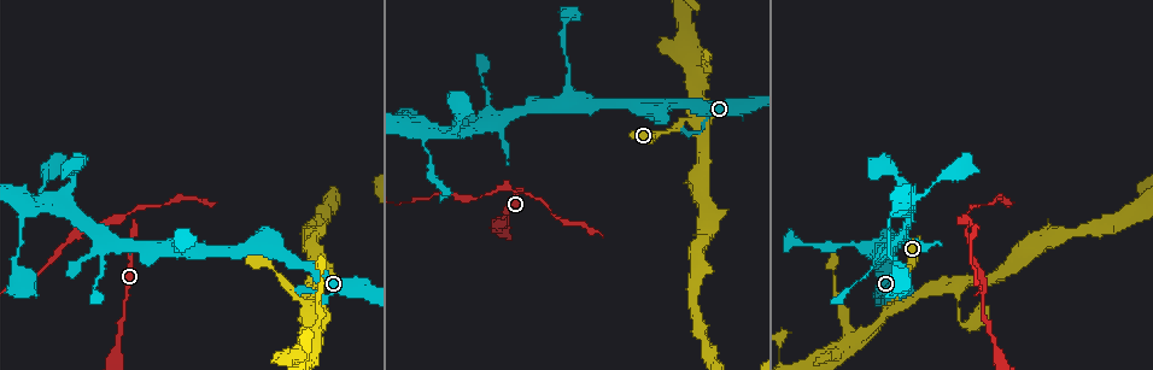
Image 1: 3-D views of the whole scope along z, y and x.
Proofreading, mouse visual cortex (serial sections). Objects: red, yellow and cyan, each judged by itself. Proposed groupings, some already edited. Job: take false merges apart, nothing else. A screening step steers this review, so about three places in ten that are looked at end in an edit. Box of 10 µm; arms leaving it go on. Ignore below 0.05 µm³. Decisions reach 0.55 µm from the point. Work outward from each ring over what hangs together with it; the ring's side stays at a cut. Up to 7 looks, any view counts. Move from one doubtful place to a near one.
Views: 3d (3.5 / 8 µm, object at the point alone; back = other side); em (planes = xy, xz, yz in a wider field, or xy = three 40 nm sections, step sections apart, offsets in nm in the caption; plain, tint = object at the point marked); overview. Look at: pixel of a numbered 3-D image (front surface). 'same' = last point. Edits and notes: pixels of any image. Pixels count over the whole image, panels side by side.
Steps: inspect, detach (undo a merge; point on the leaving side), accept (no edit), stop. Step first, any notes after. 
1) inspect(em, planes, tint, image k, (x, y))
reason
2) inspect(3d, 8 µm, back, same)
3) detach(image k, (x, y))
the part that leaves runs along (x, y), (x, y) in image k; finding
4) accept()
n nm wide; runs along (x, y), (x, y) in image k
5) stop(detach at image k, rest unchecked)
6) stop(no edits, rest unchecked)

inspect(3d, 8 µm, image 1, (517, 192))
sharp bend

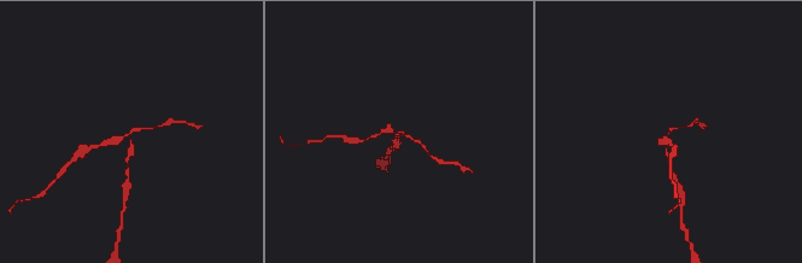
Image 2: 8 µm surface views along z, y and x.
inspect(em, planes, tint, same)

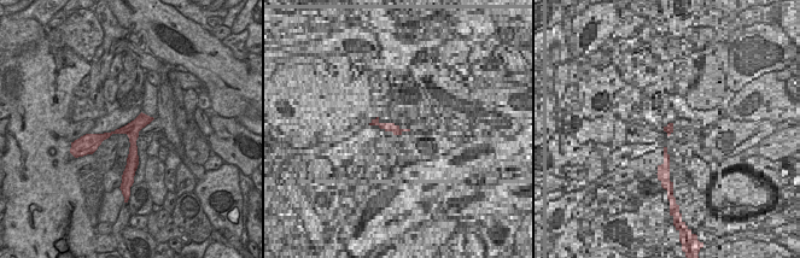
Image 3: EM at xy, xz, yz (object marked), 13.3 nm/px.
detach(image 2, (110, 141))
200 nm wide; the part that leaves runs along (128, 136), (82, 152) in image 2; a second cell is stuck on

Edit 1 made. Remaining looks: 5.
inspect(3d, 8 µm, image 1, (693, 118))
two arms in line, one across

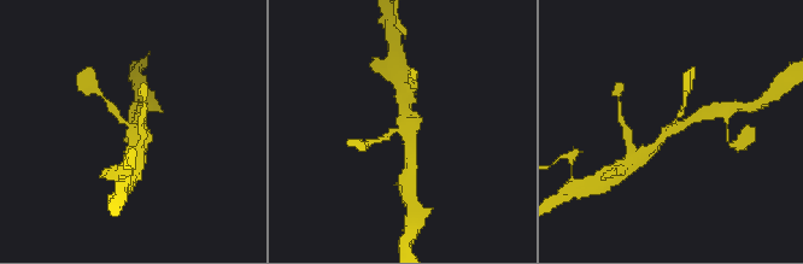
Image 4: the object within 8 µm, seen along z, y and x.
inspect(em, planes, tint, same)
now the EM

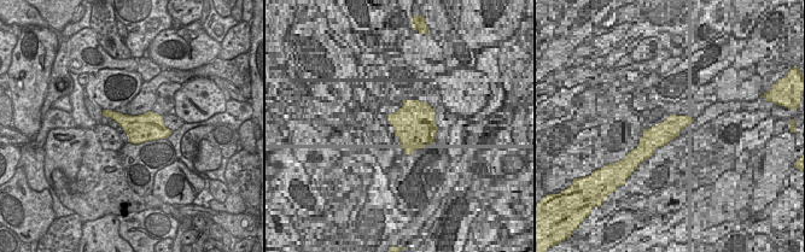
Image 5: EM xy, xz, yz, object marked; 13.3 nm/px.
accept()
runs along (379, 140), (405, 132), (411, 159) in image 4; all the same cell

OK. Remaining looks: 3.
inspect(em, xy, step 5, tint, image 1, (896, 242))

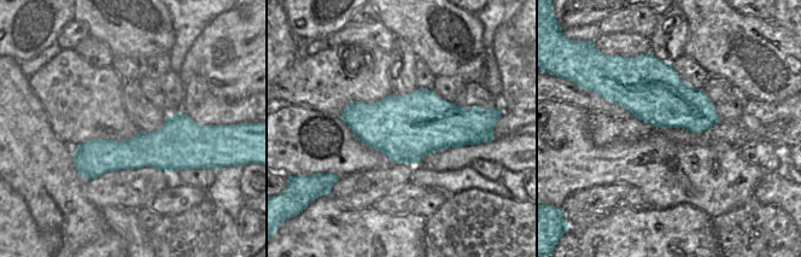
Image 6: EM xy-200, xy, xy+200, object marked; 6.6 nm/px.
inspect(3d, 3.5 µm, same)
wider look

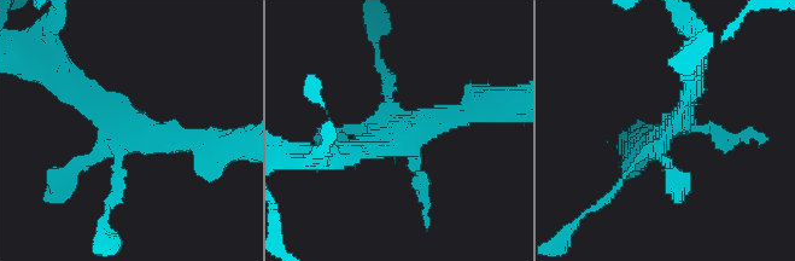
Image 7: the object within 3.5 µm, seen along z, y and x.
accept()
runs along (205, 128), (171, 149), (76, 162) in image 6; all the same cell

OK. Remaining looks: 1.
stop(detach at image 2, rest unchecked)

